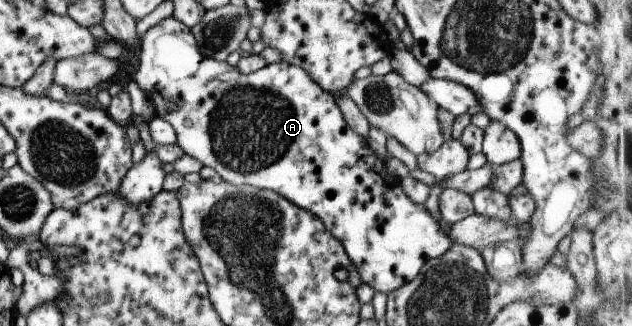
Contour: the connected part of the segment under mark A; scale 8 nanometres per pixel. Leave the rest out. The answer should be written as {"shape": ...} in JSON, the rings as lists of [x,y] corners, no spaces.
{"shape":[[[173,16],[159,21],[157,25],[153,25],[147,29],[145,35],[140,41],[136,63],[133,66],[135,70],[134,82],[147,92],[153,107],[155,115],[168,121],[175,130],[179,147],[184,153],[190,155],[200,161],[203,166],[213,167],[218,178],[232,183],[233,185],[251,185],[257,189],[269,190],[285,197],[301,209],[310,211],[315,217],[323,222],[327,231],[333,233],[333,237],[342,241],[343,249],[349,259],[353,261],[353,265],[357,268],[357,273],[363,283],[370,285],[376,292],[389,294],[396,289],[403,287],[409,283],[411,279],[415,279],[419,275],[419,270],[425,265],[426,261],[435,259],[445,255],[452,241],[443,231],[438,221],[431,217],[431,213],[424,204],[413,203],[402,188],[395,184],[394,180],[387,173],[386,159],[379,159],[373,153],[368,143],[368,137],[359,137],[355,131],[349,129],[335,97],[331,93],[327,93],[325,89],[321,89],[309,74],[301,67],[289,65],[287,61],[279,61],[267,64],[265,67],[258,69],[255,73],[249,75],[241,73],[237,67],[230,65],[227,61],[213,60],[211,57],[205,57],[197,45],[196,39],[191,33],[191,29],[187,29],[187,25],[183,25],[181,21]]]}

